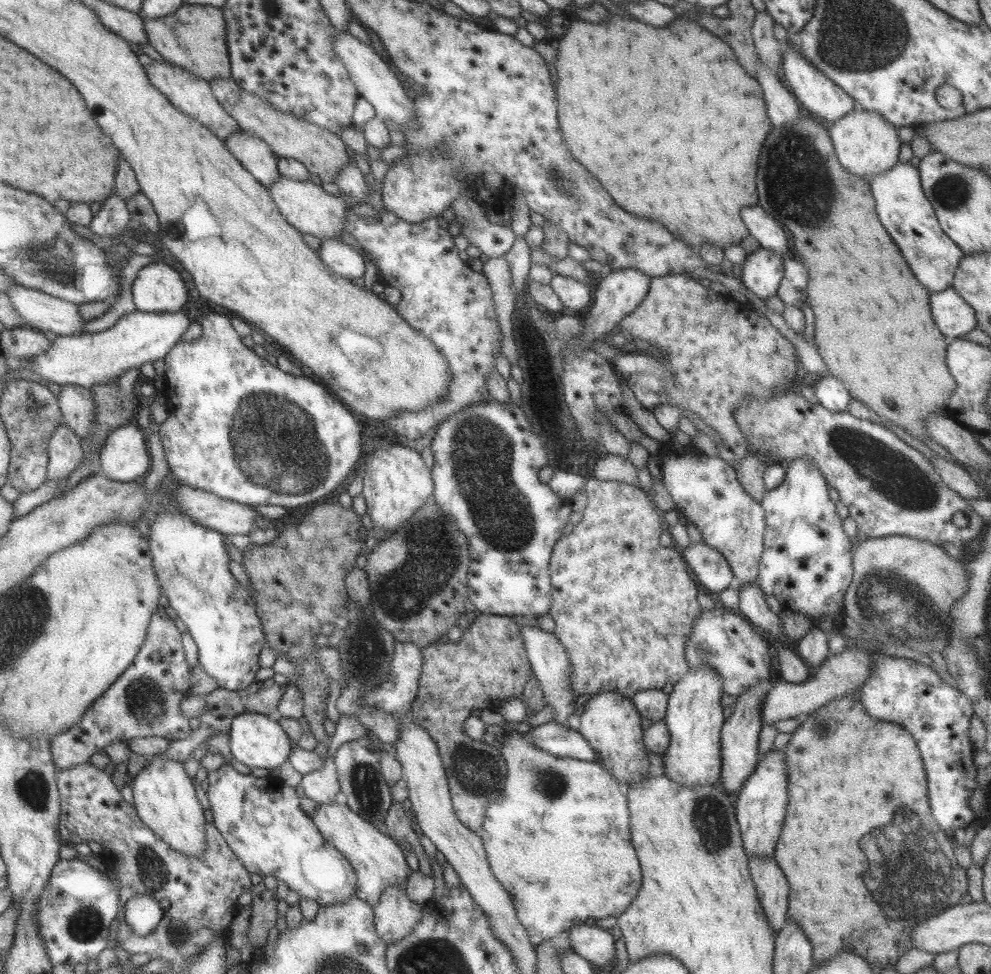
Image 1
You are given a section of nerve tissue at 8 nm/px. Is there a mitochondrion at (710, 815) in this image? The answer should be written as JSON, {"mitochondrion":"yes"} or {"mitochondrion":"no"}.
{"mitochondrion":"yes"}

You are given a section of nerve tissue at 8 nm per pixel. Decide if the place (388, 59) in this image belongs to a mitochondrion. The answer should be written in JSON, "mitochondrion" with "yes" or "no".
{"mitochondrion":"no"}

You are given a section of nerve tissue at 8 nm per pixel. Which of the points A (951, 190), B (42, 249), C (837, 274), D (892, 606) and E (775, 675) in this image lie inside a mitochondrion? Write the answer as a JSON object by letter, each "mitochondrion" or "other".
{"A":"mitochondrion","B":"mitochondrion","C":"other","D":"mitochondrion","E":"other"}

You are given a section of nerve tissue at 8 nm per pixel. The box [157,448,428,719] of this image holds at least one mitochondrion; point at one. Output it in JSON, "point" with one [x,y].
{"point":[369,656]}

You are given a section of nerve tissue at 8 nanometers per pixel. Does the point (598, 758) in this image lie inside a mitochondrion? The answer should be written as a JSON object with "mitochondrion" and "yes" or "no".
{"mitochondrion":"no"}

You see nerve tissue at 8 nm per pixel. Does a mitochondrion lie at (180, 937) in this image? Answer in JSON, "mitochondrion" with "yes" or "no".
{"mitochondrion":"yes"}

